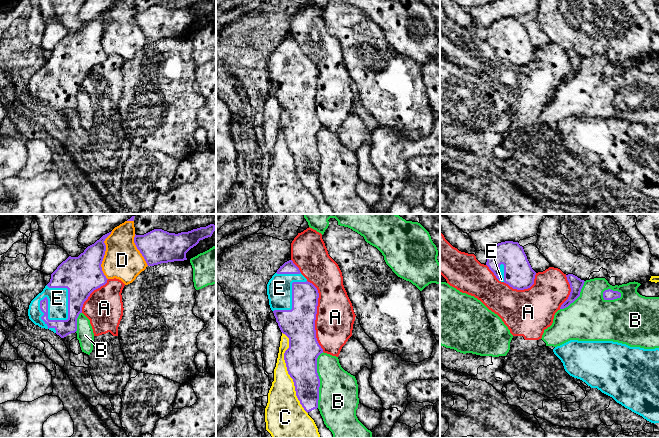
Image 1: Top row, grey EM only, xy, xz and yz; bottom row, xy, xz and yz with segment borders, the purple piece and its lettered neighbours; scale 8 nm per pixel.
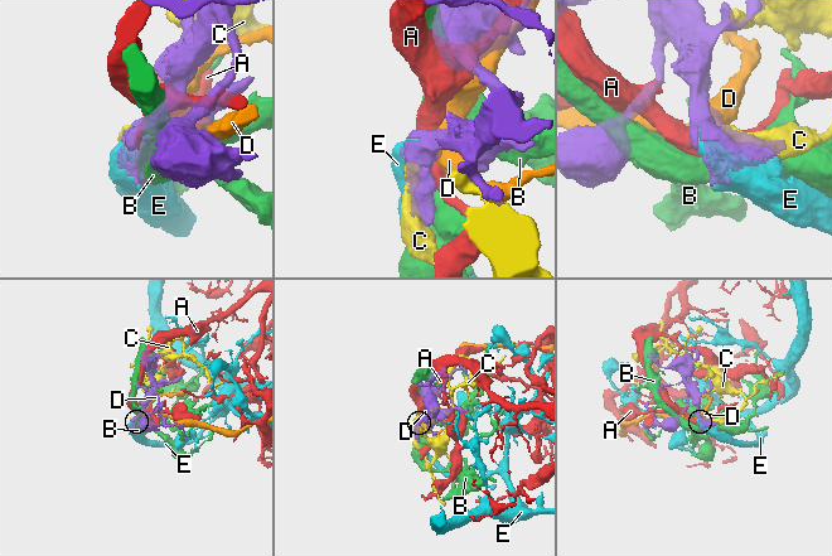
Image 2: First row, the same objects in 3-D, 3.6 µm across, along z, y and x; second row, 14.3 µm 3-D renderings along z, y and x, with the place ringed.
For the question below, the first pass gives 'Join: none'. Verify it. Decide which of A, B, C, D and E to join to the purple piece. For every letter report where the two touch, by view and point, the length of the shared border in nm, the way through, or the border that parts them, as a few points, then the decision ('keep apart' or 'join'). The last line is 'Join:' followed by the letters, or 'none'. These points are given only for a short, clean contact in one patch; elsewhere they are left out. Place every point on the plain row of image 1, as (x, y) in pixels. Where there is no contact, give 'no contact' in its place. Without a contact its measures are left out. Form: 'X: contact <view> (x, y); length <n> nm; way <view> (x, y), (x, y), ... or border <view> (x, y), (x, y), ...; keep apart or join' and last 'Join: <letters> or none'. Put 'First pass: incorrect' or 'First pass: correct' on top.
First pass: incorrect
A: contact xz (315, 91); length 600 nm; keep apart
B: contact xz (319, 155); length 460 nm; keep apart
C: contact xz (288, 149); length 700 nm; keep apart
D: contact xy (104, 30); length 400 nm; keep apart
E: contact xy (47, 89); length 400 nm; join
Join: E

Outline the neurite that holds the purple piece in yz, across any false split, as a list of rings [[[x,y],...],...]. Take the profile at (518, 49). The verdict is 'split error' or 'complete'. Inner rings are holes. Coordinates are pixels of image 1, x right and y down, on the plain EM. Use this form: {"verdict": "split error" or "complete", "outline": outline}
{"verdict": "split error", "outline": [[[518,18],[496,20],[487,28],[486,41],[499,57],[513,65],[524,66],[534,60],[536,48]]]}

